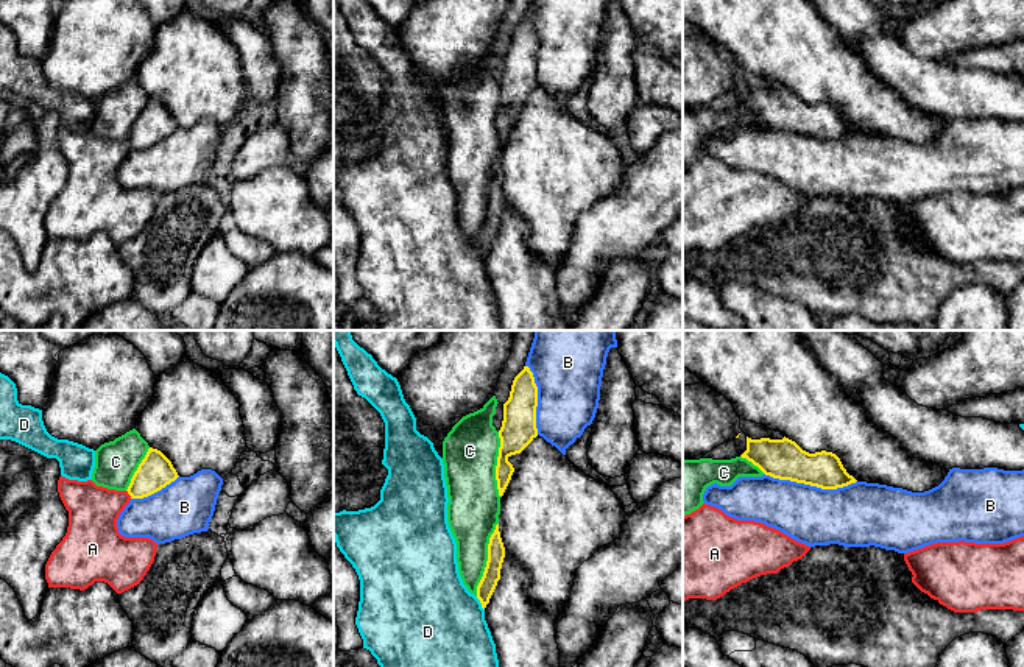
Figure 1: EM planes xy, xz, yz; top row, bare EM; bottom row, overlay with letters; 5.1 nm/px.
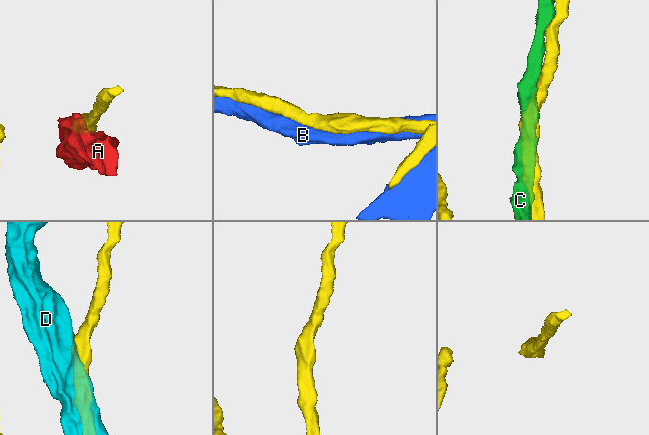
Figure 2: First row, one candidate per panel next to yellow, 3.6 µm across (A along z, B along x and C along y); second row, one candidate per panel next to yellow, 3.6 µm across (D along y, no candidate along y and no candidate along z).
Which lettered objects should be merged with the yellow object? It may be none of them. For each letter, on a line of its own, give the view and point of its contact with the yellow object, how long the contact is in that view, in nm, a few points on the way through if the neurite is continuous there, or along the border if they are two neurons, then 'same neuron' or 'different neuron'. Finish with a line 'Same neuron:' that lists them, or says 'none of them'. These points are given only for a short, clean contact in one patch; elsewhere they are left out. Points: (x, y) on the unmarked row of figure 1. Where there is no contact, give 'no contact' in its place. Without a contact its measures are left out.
A: xy (128, 144) | 50 nm | different neuron
B: yz (811, 136) | 480 nm | same neuron
C: xz (488, 211) | 400 nm | different neuron
D: xz (480, 253) | 80 nm | different neuron
Same neuron: B

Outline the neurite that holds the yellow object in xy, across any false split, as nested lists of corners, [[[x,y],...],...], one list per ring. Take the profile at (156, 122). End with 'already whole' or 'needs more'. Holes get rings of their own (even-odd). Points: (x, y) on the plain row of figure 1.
[[[150,98],[128,137],[129,154],[117,170],[125,189],[150,189],[157,196],[209,181],[223,129],[212,120],[201,120],[190,128],[179,128],[171,112]]]; needs more

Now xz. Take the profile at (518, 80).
[[[530,0],[503,55],[496,117],[499,146],[511,126],[511,106],[521,104],[538,86],[563,106],[592,75],[609,0]]]; needs more

